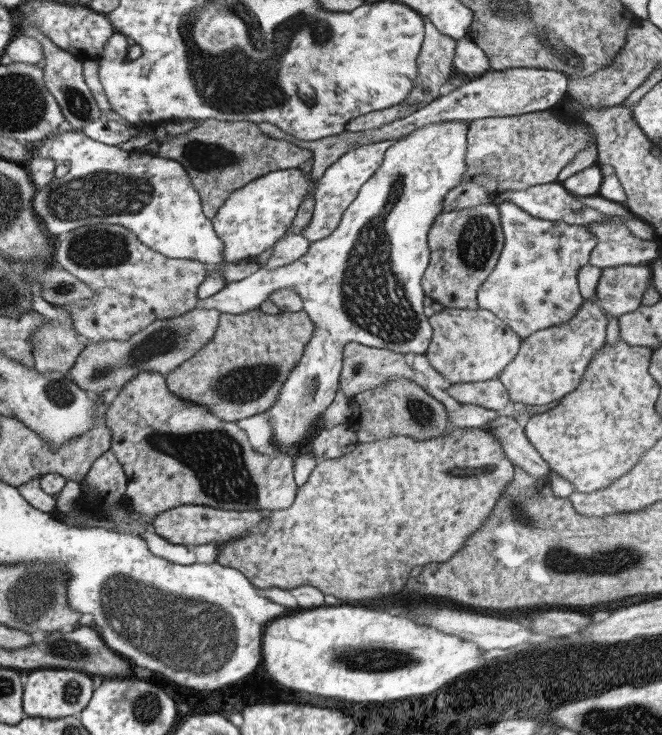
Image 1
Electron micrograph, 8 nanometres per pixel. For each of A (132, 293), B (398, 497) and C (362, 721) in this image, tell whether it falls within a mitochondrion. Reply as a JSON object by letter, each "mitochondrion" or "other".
{"A":"other","B":"other","C":"other"}

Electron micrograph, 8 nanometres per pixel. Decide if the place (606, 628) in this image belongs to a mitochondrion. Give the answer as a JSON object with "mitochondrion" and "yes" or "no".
{"mitochondrion":"no"}

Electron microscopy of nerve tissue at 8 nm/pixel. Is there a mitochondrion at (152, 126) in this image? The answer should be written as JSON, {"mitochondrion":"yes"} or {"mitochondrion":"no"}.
{"mitochondrion":"no"}

